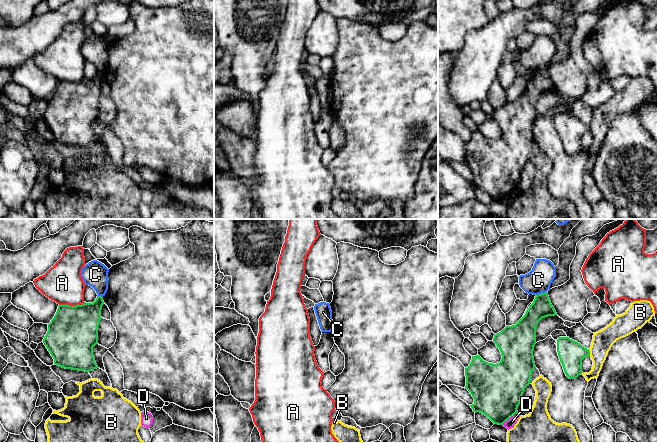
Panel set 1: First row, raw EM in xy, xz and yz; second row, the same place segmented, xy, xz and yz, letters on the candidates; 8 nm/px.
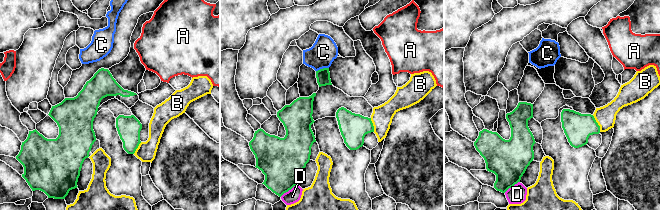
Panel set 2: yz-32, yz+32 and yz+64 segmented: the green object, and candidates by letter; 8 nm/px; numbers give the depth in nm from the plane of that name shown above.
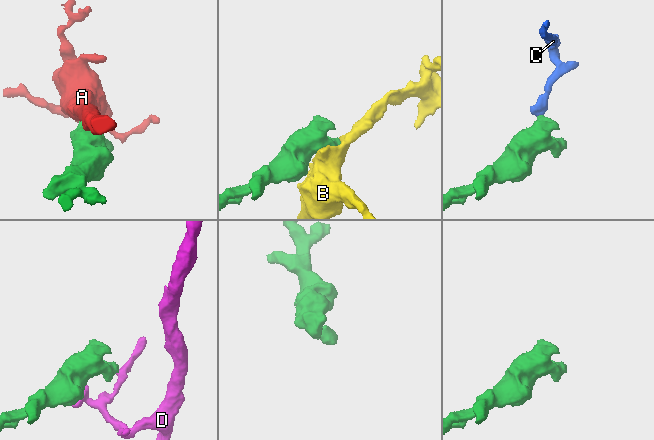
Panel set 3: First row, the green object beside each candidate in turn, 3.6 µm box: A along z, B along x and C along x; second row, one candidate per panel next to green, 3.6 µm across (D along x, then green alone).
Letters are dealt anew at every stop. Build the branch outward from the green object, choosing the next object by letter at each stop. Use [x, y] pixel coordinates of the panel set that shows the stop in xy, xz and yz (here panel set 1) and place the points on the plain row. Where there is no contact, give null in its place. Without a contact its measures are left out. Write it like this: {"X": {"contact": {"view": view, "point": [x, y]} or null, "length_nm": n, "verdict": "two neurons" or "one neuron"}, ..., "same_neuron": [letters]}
{"A": {"contact": {"view": "xy", "point": [71, 82]}, "length_nm": 200, "verdict": "two neurons"}, "B": {"contact": {"view": "yz", "point": [589, 128]}, "length_nm": 60, "verdict": "two neurons"}, "C": {"contact": {"view": "yz", "point": [541, 69]}, "length_nm": 90, "verdict": "two neurons"}, "D": {"contact": {"view": "yz", "point": [509, 194]}, "length_nm": 160, "verdict": "two neurons"}, "same_neuron": []}

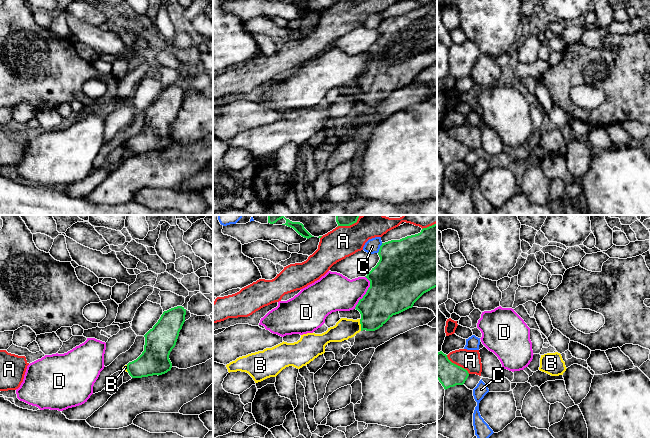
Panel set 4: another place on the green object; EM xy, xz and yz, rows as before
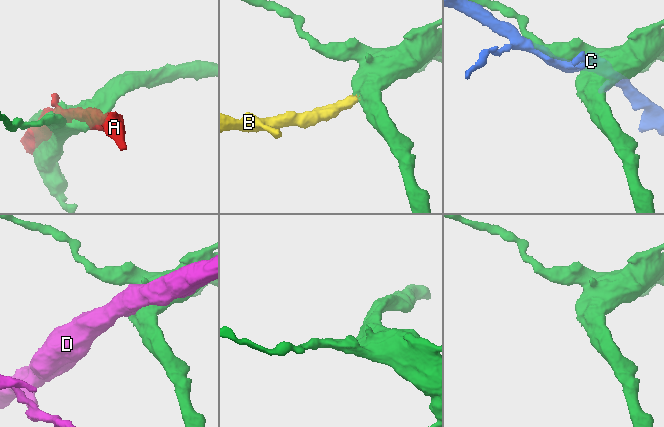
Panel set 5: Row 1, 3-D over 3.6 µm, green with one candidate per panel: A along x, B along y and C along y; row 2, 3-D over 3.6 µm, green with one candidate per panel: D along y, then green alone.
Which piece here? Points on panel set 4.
{"A": {"contact": {"view": "yz", "point": [457, 141]}, "length_nm": 240, "verdict": "two neurons"}, "B": {"contact": {"view": "xz", "point": [361, 101]}, "length_nm": 100, "verdict": "one neuron"}, "C": {"contact": {"view": "xz", "point": [380, 24]}, "length_nm": 90, "verdict": "two neurons"}, "D": {"contact": {"view": "xz", "point": [366, 68]}, "length_nm": 280, "verdict": "two neurons"}, "same_neuron": ["B"]}

